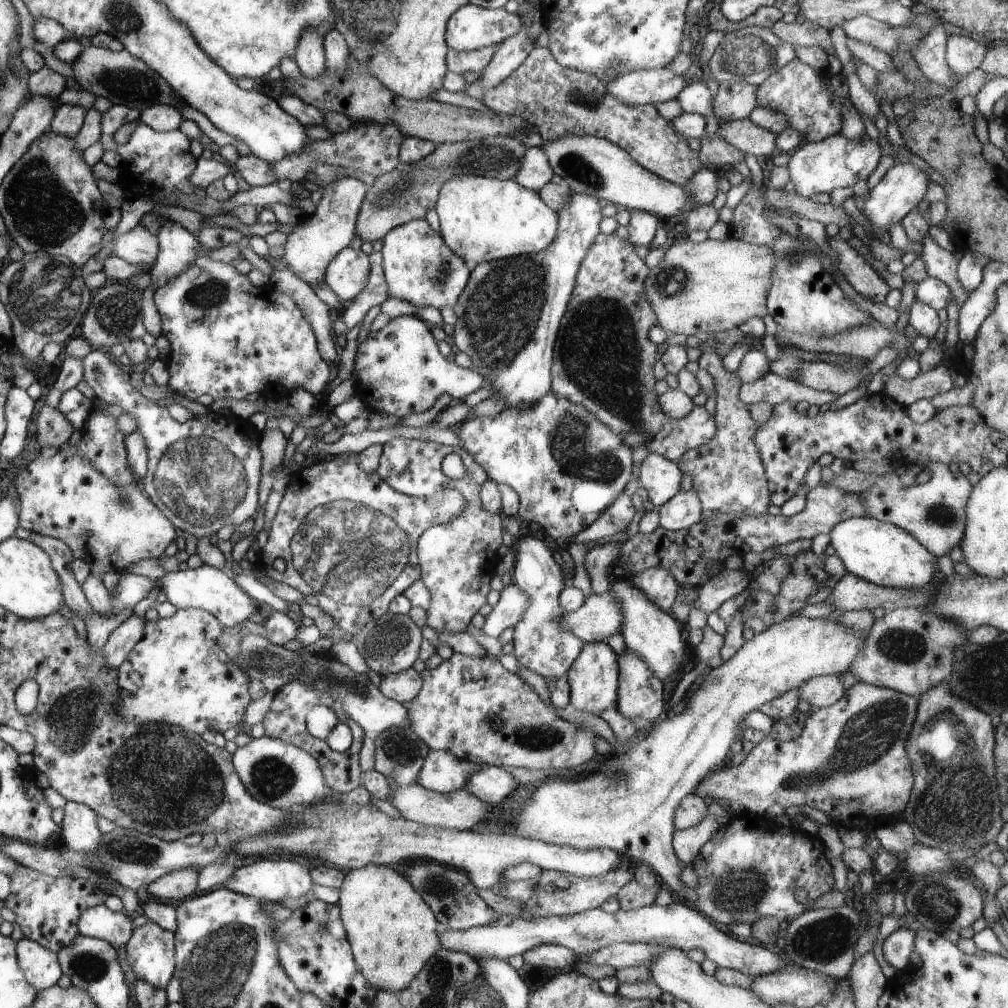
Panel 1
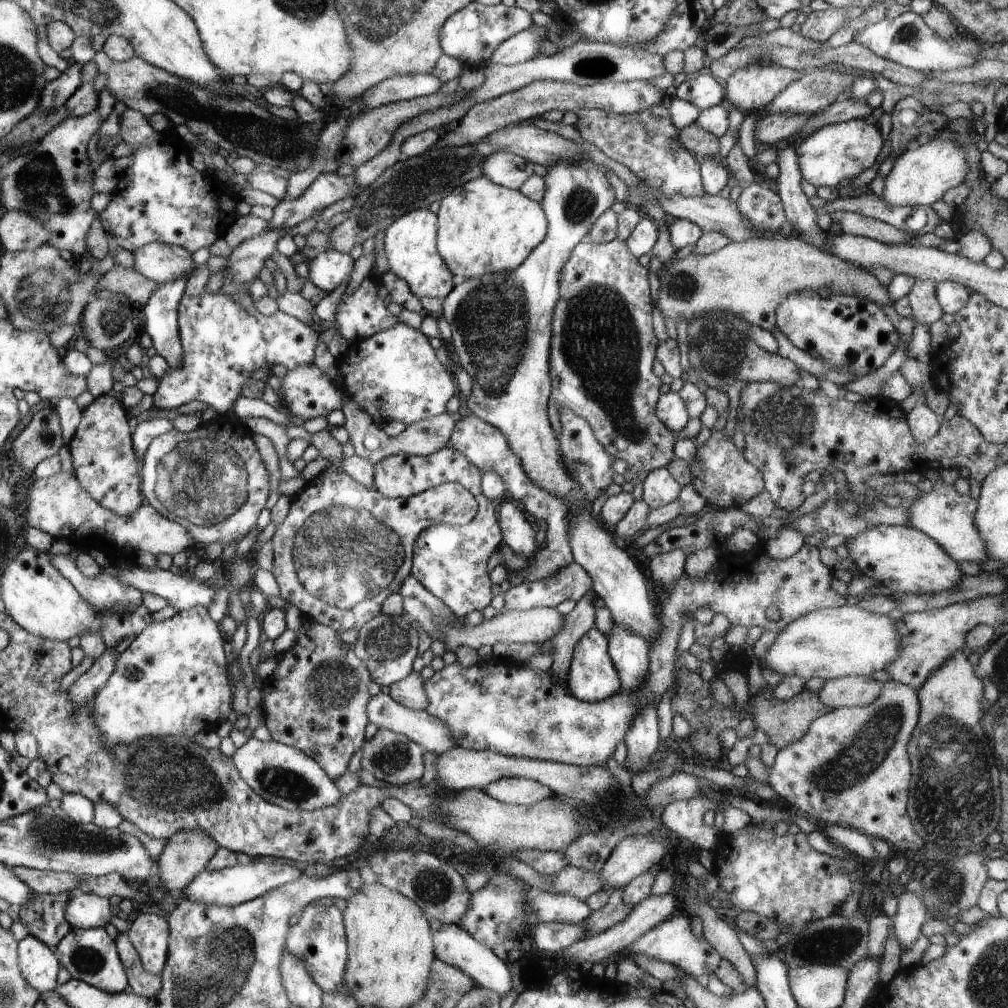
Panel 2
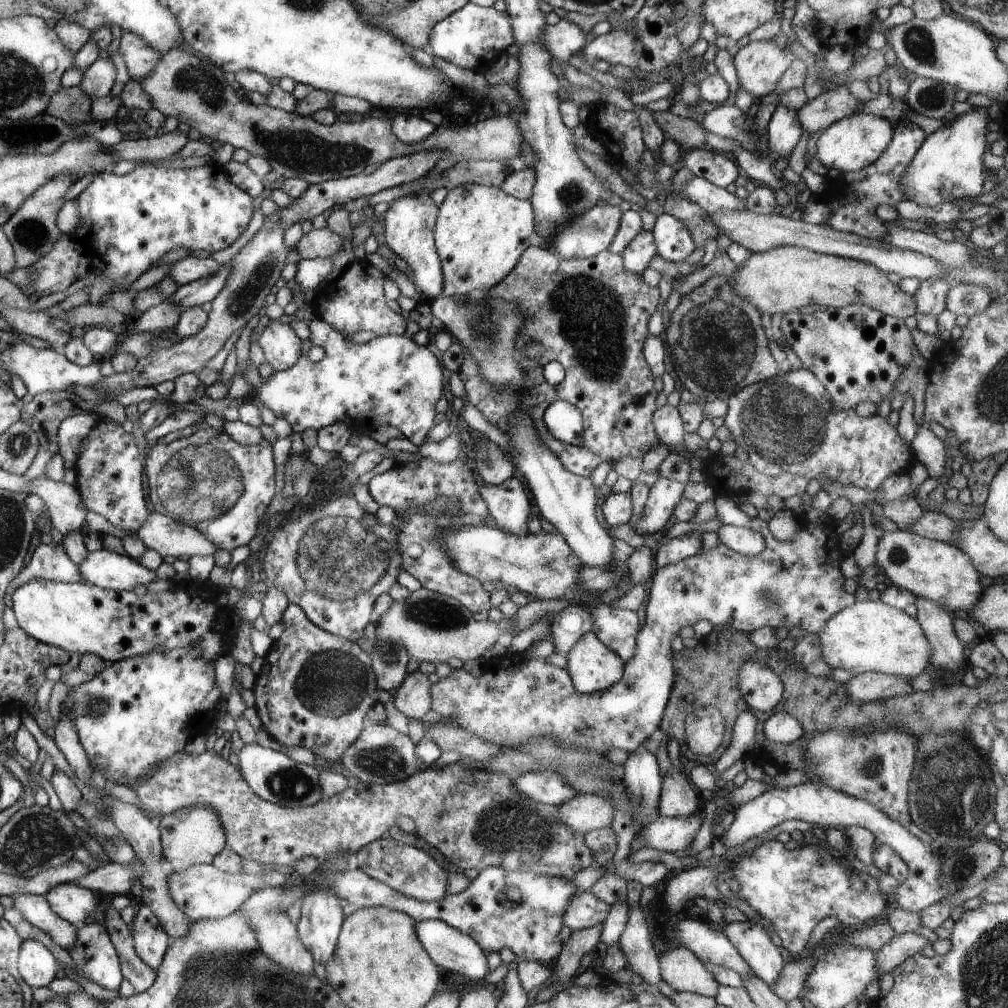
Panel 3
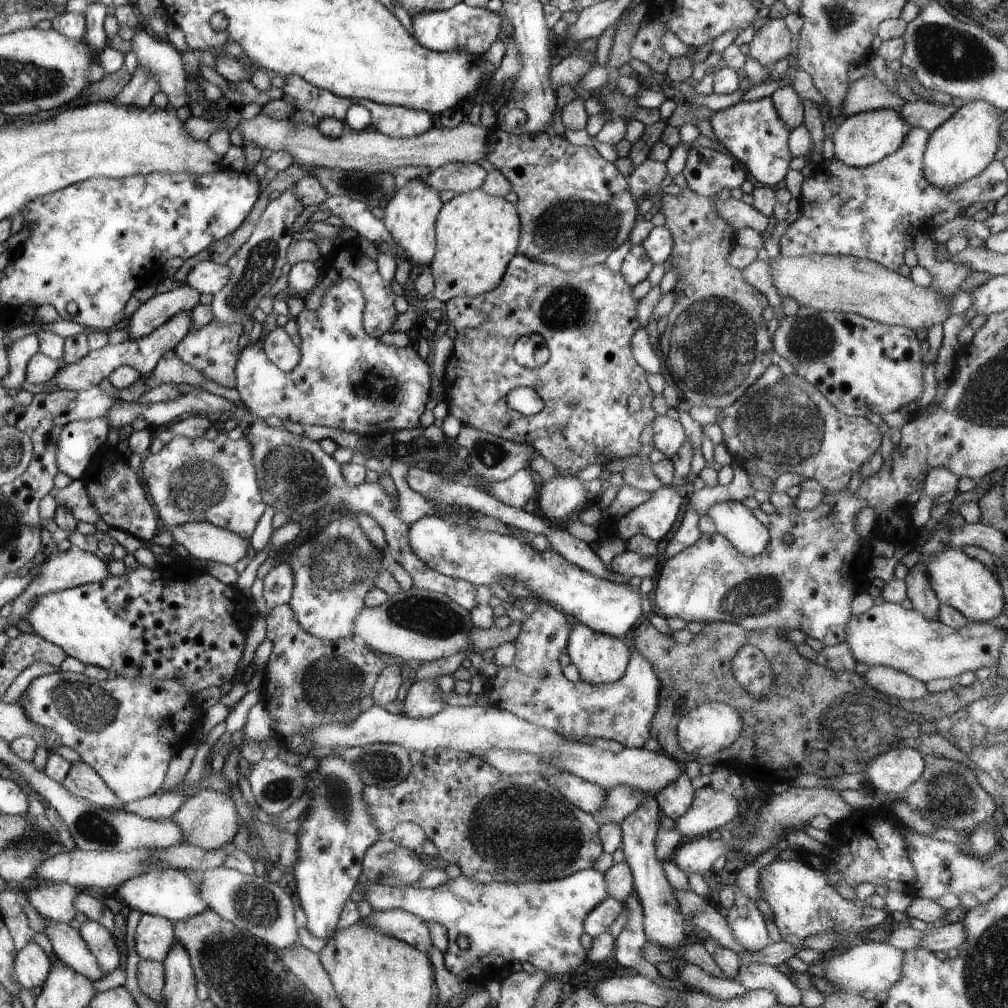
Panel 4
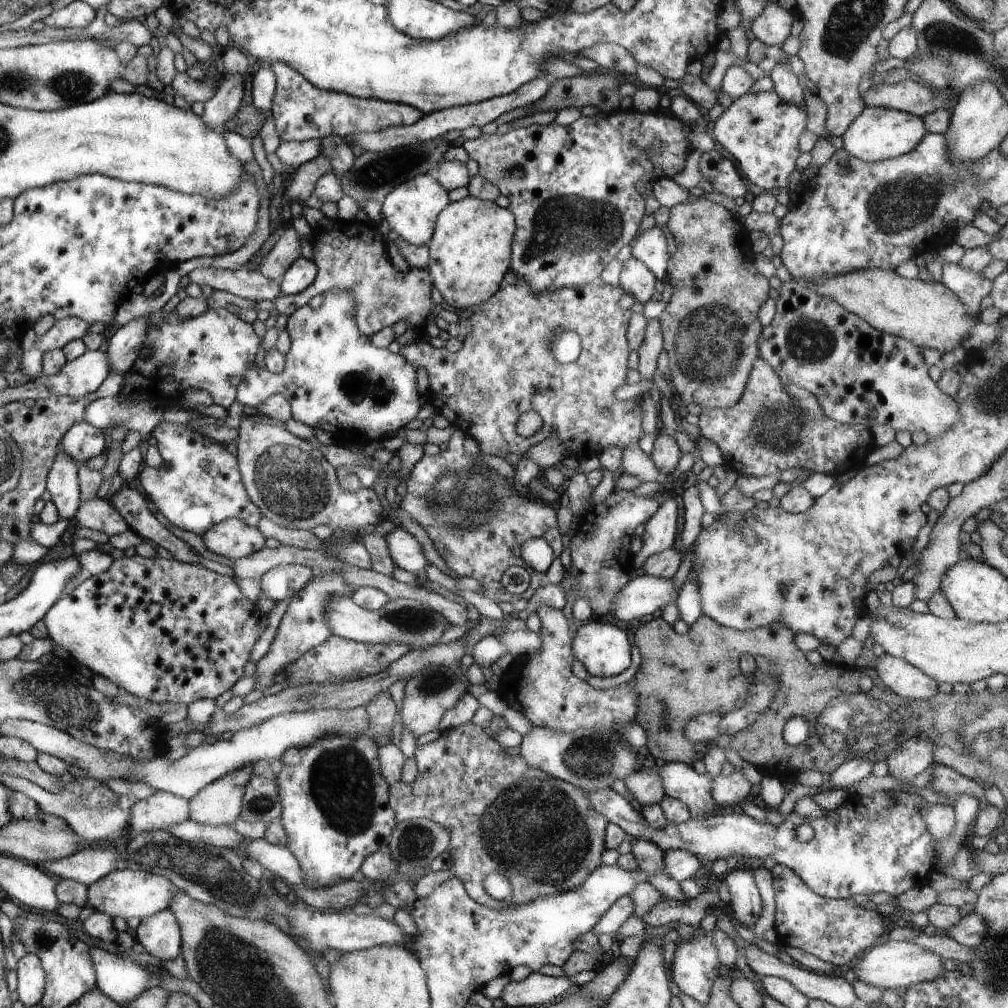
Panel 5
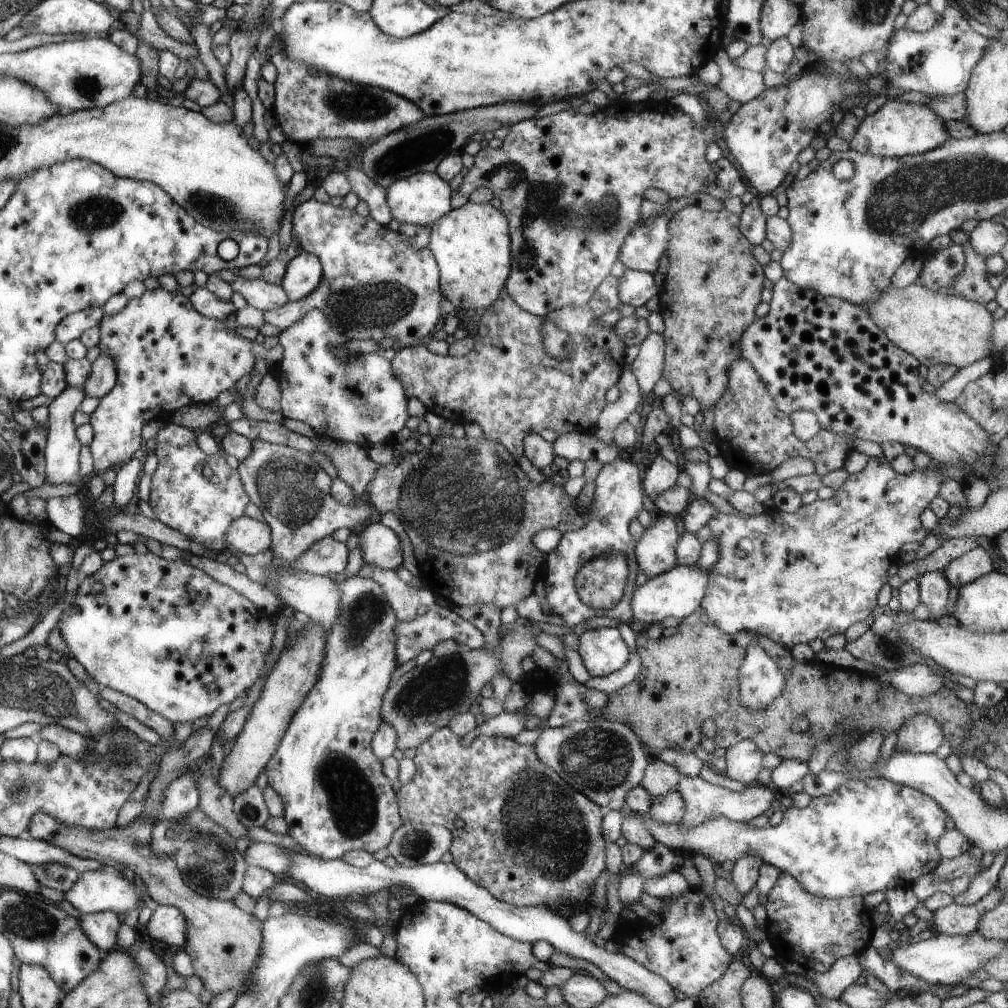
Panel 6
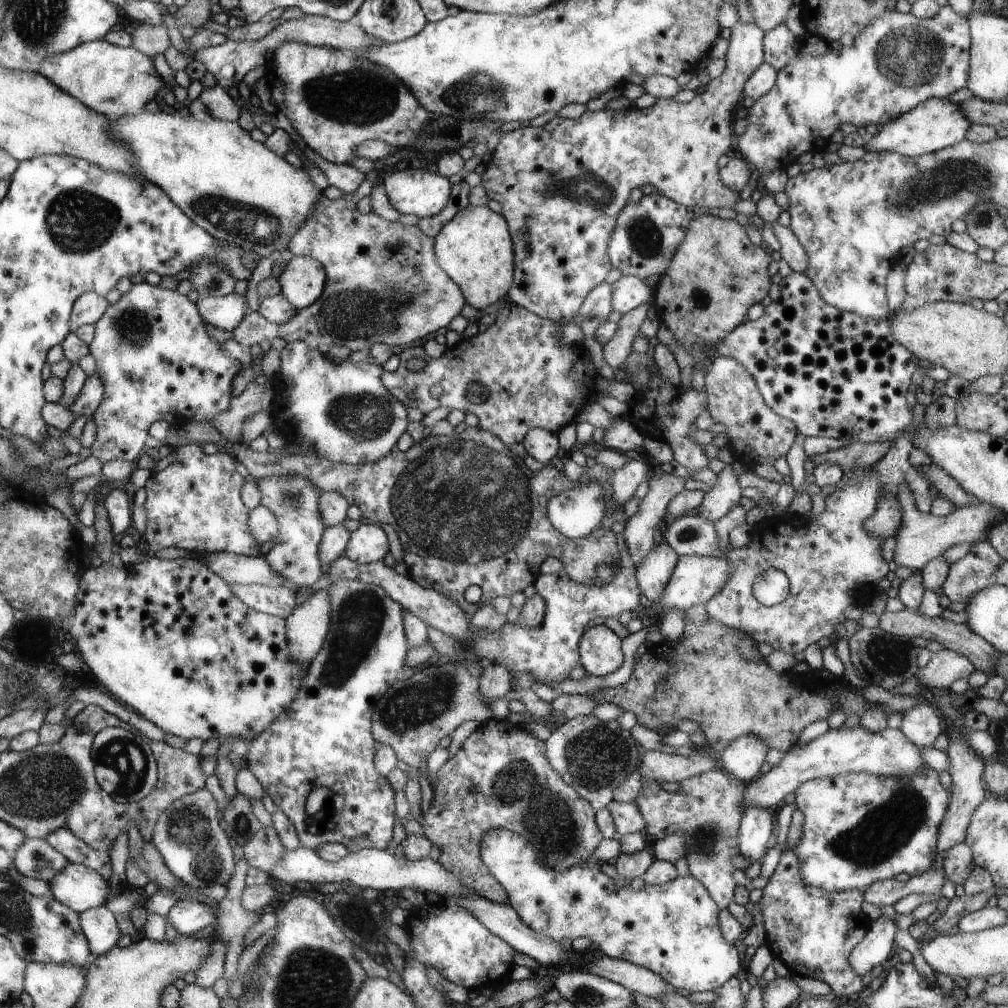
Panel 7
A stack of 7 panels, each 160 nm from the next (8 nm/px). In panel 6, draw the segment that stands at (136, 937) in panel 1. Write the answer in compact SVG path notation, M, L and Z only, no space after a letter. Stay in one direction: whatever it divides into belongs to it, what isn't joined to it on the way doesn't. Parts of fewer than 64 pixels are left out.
M158 905L158 907L152 911L151 918L146 927L149 936L154 939L155 942L165 944L168 947L168 951L182 950L186 945L187 917L177 906Z

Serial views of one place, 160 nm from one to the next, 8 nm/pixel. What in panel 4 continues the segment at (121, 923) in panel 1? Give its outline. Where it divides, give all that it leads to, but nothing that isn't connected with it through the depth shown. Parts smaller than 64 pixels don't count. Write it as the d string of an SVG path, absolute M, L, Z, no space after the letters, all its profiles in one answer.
M40 882L32 884L27 900L43 918L69 924L79 912L76 906L76 898L79 896L80 891L70 884Z

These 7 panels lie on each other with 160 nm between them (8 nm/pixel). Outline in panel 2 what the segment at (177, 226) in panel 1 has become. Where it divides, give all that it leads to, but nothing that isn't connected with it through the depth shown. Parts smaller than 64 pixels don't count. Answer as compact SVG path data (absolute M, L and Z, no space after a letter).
M188 279L159 284L157 292L144 305L145 332L152 339L157 354L174 370L182 365L183 348L179 335L178 309L186 280Z

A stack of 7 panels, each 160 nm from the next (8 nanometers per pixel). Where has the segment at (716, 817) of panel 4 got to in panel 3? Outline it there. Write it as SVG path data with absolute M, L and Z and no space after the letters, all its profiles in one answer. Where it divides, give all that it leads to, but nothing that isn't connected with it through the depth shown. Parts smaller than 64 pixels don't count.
M703 807L687 817L658 817L651 825L643 829L640 835L632 839L633 852L644 847L654 848L658 852L676 852L690 848L696 833L704 822Z

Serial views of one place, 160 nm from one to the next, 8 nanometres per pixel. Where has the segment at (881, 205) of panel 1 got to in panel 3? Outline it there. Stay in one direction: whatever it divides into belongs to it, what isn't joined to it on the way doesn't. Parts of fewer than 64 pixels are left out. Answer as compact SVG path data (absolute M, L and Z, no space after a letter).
M974 107L925 138L901 178L908 200L916 201L921 207L933 207L983 194L982 184L986 180L983 159L989 145L985 137L989 132L986 109Z

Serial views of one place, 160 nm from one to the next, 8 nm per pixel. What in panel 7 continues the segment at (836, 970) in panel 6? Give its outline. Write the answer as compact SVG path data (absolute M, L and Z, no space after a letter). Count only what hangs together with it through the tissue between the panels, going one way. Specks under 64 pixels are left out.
M886 915L872 920L865 937L850 953L851 969L862 976L878 964L888 965L897 929L896 923Z

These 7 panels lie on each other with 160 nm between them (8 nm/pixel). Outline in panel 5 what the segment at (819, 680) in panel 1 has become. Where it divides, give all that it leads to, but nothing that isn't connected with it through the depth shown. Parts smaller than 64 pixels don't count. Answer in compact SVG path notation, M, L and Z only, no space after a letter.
M882 653L874 662L880 680L898 696L929 699L938 693L938 682L905 660Z

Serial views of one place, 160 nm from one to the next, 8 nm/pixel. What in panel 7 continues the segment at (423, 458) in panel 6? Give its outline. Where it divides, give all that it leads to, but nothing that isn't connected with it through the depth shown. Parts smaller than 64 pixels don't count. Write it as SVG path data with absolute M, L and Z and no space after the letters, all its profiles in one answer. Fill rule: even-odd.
M466 427L462 433L453 432L451 435L428 435L424 437L420 442L415 442L414 445L406 450L405 452L400 451L398 448L394 449L386 457L381 458L377 463L366 463L362 466L347 465L346 463L335 463L324 457L318 457L316 455L300 455L300 454L287 454L284 456L274 455L267 451L253 451L249 449L249 446L242 445L235 447L233 450L234 456L240 461L246 470L249 472L249 477L259 481L260 479L265 479L272 477L273 475L300 475L305 479L310 479L312 484L315 484L319 488L320 492L337 492L340 496L343 496L348 502L349 506L358 506L362 511L362 517L370 522L377 522L377 525L381 524L391 524L398 534L398 538L404 549L403 561L406 563L408 568L408 574L411 575L417 583L421 583L424 587L428 589L434 589L440 591L442 594L448 595L452 600L455 600L463 609L469 614L473 615L480 606L489 600L495 599L497 596L512 596L516 592L523 592L523 590L529 585L533 584L536 577L540 574L540 564L548 558L548 556L554 556L558 558L565 565L564 572L577 583L585 585L598 585L602 586L606 583L610 583L609 580L617 573L616 568L616 558L617 554L617 543L615 542L616 529L627 522L627 516L624 512L623 507L619 507L614 504L613 492L611 485L611 474L609 473L609 468L602 464L596 464L592 468L584 467L584 474L580 476L580 480L592 480L600 481L603 489L606 490L606 502L608 502L607 513L605 514L605 519L603 520L602 526L599 526L596 530L590 532L582 538L569 539L563 534L560 534L558 530L550 524L547 517L547 504L548 501L560 492L565 490L576 488L581 482L572 481L570 478L566 477L563 468L559 461L552 462L548 465L544 465L540 471L531 471L524 464L523 458L512 453L506 445L497 436L492 433L485 431L483 428L478 427ZM468 586L480 586L483 595L479 600L478 604L470 604L466 601L464 597L464 591Z

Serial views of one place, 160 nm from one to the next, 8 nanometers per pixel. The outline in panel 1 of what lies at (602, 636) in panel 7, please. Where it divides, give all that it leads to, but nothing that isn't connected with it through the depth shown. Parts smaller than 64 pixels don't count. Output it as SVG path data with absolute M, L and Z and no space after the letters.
M606 641L586 643L566 671L565 677L568 679L570 702L574 708L600 714L604 709L611 709L612 705L617 706L617 654Z

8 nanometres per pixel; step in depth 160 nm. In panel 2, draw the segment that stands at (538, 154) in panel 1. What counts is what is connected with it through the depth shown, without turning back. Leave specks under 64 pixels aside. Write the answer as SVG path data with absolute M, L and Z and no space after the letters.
M496 152L482 163L482 175L494 184L519 190L522 183L534 175L534 163L512 153Z

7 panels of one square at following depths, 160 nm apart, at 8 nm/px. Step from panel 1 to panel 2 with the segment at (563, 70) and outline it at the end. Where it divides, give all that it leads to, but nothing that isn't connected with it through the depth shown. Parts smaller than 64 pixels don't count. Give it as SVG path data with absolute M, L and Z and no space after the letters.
M652 105L640 112L625 115L595 109L580 109L575 113L578 120L574 127L584 140L595 144L608 158L632 170L643 183L659 191L660 195L708 195L701 179L700 163L682 146L679 130L674 126L665 107Z

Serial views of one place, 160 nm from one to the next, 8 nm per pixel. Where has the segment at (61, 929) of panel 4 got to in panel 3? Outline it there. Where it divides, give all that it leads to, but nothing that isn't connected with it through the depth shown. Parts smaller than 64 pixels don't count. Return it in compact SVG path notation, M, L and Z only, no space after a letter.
M16 895L14 907L16 907L26 920L43 930L50 938L66 950L72 948L77 939L76 926L62 920L50 908L44 895Z

